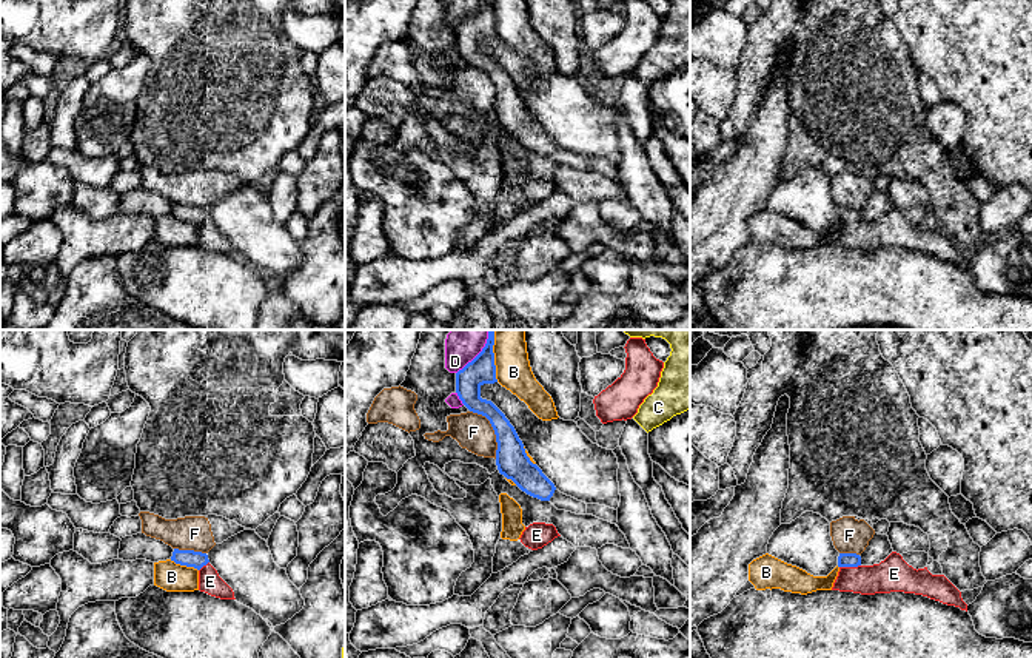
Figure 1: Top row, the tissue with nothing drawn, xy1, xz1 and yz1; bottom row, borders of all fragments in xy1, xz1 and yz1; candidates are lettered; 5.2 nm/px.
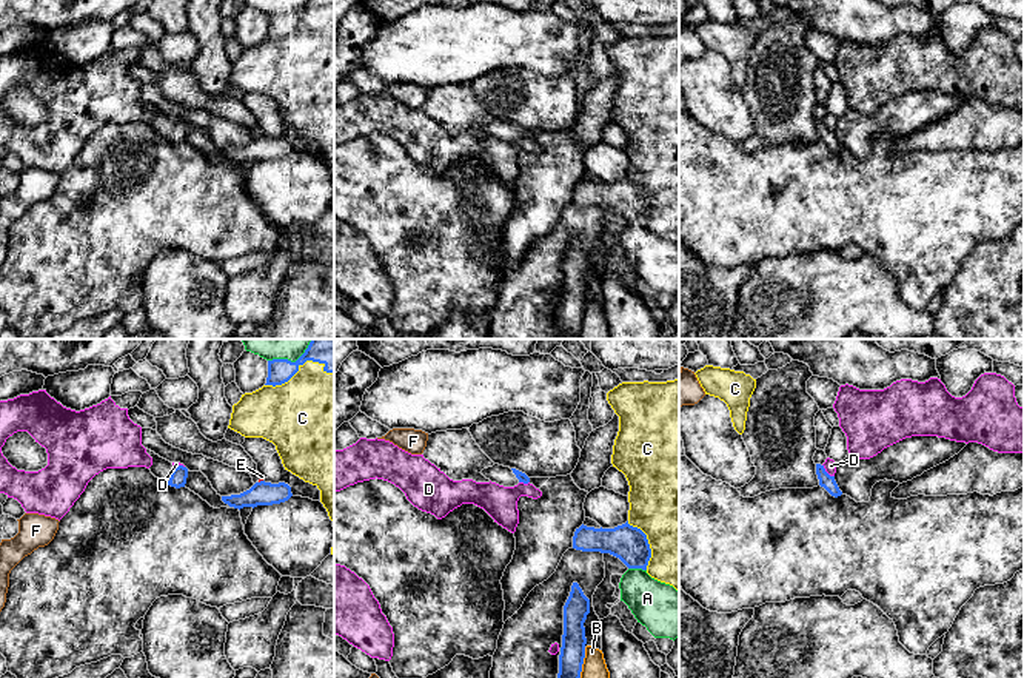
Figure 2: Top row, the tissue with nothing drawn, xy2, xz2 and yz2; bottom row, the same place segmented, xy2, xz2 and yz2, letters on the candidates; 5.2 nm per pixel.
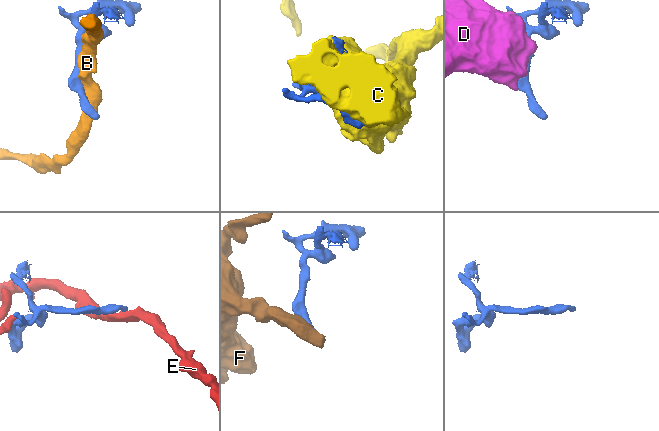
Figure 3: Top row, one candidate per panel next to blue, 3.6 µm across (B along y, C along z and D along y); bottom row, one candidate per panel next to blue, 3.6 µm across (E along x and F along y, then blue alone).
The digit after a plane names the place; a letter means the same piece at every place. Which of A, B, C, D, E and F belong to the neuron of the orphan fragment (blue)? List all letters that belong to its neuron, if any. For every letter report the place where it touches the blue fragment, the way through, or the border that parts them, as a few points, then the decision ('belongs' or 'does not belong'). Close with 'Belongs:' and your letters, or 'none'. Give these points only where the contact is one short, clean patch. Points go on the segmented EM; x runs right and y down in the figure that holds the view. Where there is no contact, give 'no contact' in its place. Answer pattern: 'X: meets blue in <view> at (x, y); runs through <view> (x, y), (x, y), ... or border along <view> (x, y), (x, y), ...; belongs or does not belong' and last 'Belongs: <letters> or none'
A: meets blue in xz2 at (638, 567); does not belong
B: meets blue in xz1 at (493, 356); does not belong
C: meets blue in xy2 at (297, 367); does not belong
D: meets blue in yz2 at (826, 472); does not belong
E: meets blue in yz1 at (849, 566); does not belong
F: meets blue in xz1 at (493, 429); does not belong
Belongs: none

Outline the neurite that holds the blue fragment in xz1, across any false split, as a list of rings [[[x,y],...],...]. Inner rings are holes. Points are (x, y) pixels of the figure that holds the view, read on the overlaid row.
[[[494,331],[482,351],[456,373],[456,393],[473,413],[485,416],[496,435],[496,465],[501,475],[511,479],[522,492],[541,501],[550,501],[558,510],[587,515],[587,504],[561,493],[542,470],[530,461],[524,444],[505,415],[491,402],[481,398],[484,384],[494,384]]]

